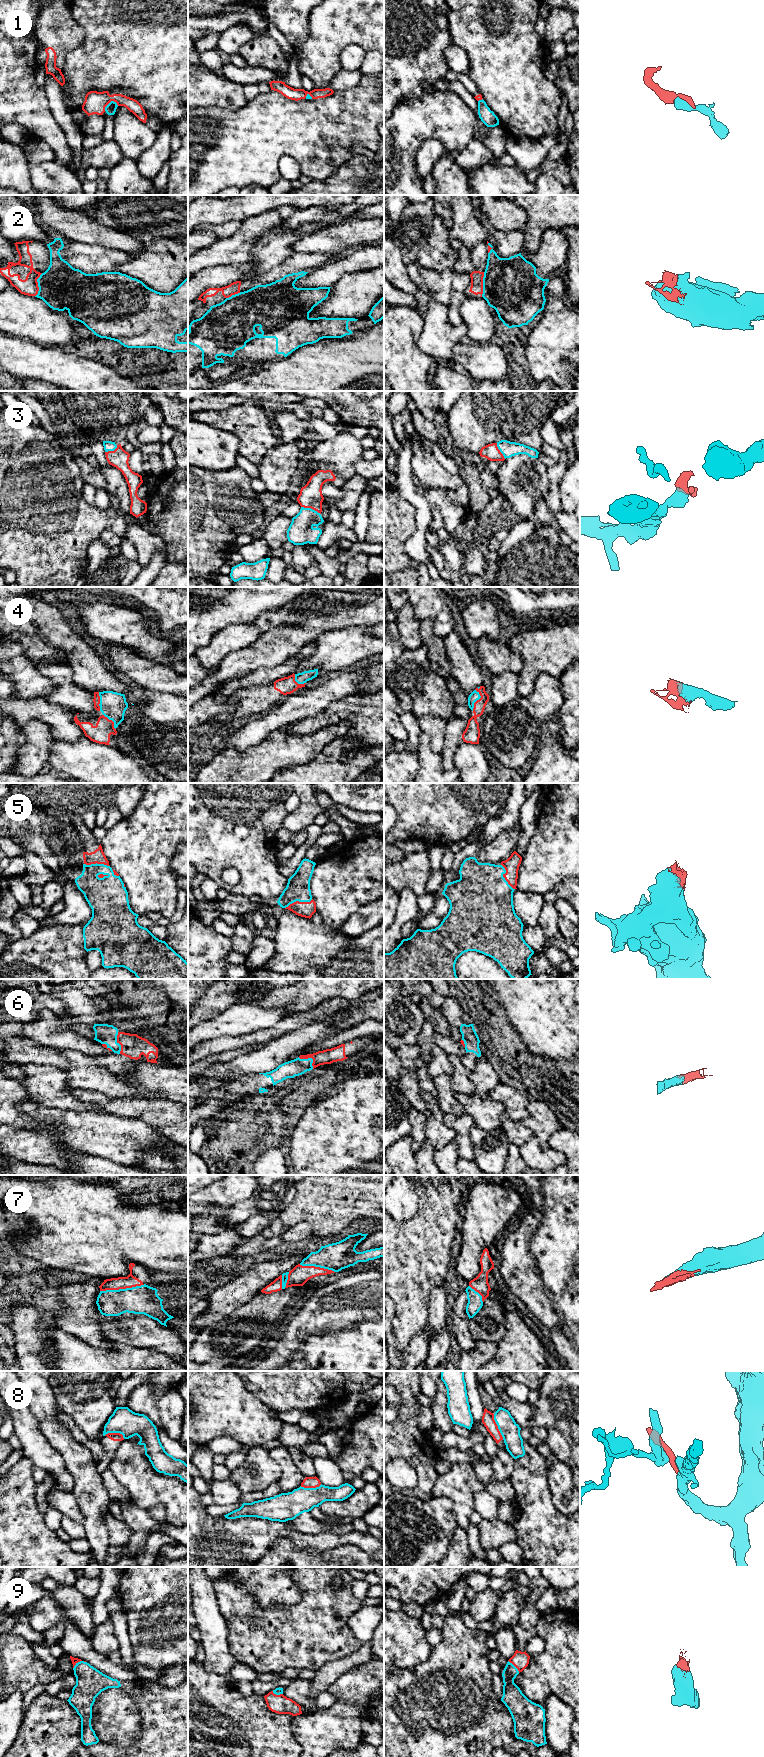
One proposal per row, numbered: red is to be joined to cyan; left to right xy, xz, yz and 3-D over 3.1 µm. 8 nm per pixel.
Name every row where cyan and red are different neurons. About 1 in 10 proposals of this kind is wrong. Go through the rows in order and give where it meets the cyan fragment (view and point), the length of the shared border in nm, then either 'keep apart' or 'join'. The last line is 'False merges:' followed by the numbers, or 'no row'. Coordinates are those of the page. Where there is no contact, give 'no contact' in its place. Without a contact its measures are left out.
1: meets cyan in xy at (110, 102); contact 130 nm long; join
2: meets cyan in yz at (483, 284); contact 200 nm long; keep apart
3: meets cyan in xz at (310, 508); contact 170 nm long; join
4: meets cyan in yz at (477, 699); contact 180 nm long; join
5: meets cyan in xz at (298, 900); contact 240 nm long; join
6: meets cyan in xz at (310, 1058); contact 160 nm long; join
7: meets cyan in xy at (122, 1289); contact 360 nm long; join
8: meets cyan in yz at (498, 1427); contact 220 nm long; keep apart
9: meets cyan in yz at (514, 1666); contact 140 nm long; join
False merges: 2, 8

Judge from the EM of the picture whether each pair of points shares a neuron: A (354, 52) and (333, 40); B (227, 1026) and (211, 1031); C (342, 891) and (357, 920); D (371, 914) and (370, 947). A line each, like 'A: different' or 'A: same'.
A: different
B: same
C: different
D: different

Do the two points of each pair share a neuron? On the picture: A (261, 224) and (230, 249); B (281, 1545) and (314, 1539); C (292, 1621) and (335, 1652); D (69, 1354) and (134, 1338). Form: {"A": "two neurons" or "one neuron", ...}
{"A": "one neuron", "B": "two neurons", "C": "one neuron", "D": "two neurons"}

